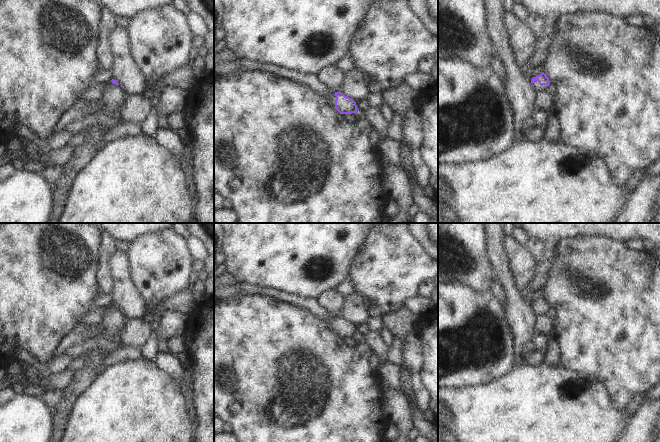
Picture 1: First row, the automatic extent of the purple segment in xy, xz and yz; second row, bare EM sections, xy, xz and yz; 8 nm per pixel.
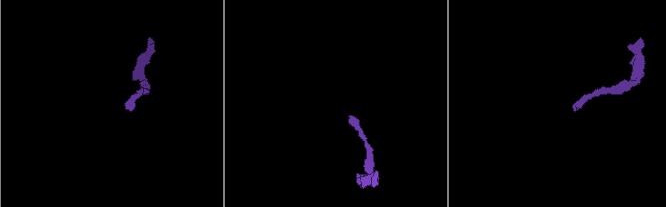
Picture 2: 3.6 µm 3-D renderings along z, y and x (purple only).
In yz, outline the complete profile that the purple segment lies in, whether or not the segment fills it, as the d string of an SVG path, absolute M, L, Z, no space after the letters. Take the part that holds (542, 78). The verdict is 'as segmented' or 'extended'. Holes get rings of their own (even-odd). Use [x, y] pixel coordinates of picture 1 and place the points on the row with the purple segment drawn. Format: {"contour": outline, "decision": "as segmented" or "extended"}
{"contour": "M544 72L531 79L532 85L535 81L538 81L540 86L543 86L543 85L549 86L550 85L549 78L547 77L547 75Z", "decision": "as segmented"}

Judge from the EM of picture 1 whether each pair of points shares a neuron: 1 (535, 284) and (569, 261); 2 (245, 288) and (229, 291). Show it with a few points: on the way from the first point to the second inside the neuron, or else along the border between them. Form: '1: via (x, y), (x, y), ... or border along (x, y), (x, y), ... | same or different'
1: border along (557, 253), (557, 262), (542, 288) | different
2: via (241, 288), (233, 290) | same

